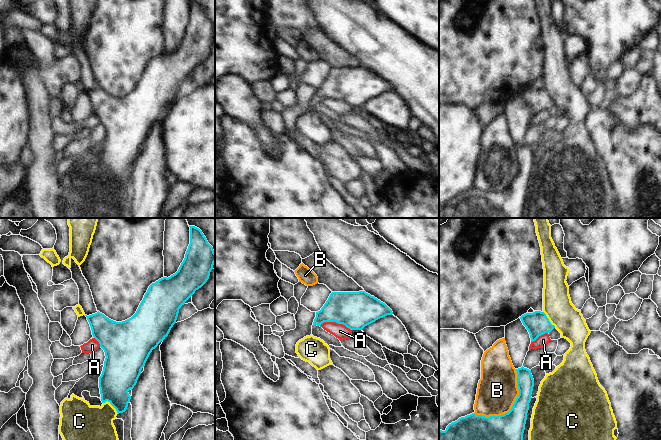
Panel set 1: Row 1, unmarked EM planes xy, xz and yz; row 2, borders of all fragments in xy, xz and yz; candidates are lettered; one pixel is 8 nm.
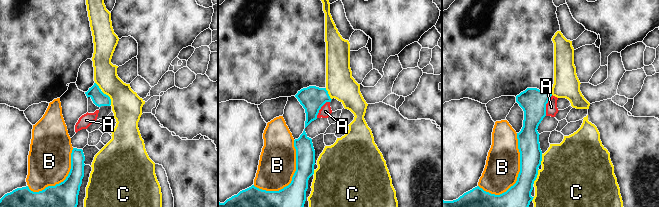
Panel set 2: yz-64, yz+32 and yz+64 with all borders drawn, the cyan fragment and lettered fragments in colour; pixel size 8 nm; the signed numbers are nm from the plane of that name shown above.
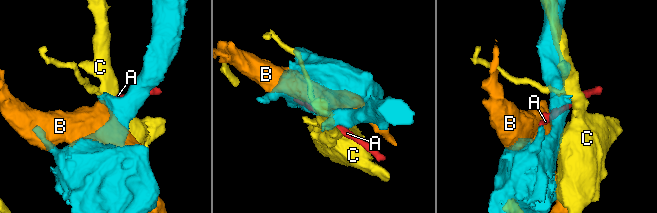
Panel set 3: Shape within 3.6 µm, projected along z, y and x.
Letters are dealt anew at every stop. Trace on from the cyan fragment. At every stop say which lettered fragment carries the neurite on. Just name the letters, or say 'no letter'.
no letter

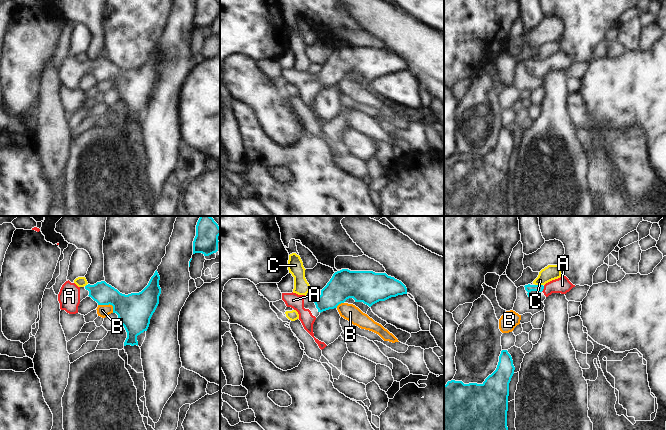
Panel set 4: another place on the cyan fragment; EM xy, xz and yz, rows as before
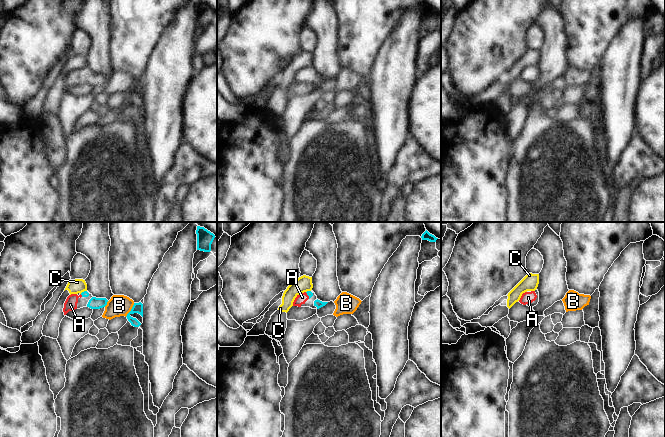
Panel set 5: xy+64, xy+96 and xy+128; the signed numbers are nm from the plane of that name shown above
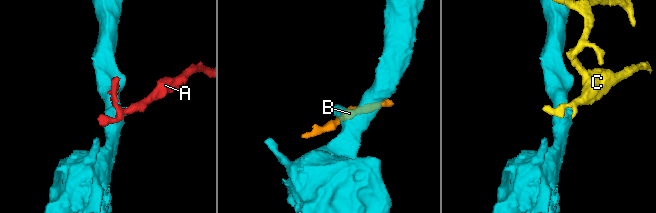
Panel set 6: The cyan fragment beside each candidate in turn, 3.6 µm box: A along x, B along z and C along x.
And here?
A

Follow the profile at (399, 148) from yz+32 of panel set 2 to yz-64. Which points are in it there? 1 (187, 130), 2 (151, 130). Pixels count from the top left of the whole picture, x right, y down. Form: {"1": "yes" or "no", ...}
{"1": "no", "2": "yes"}

